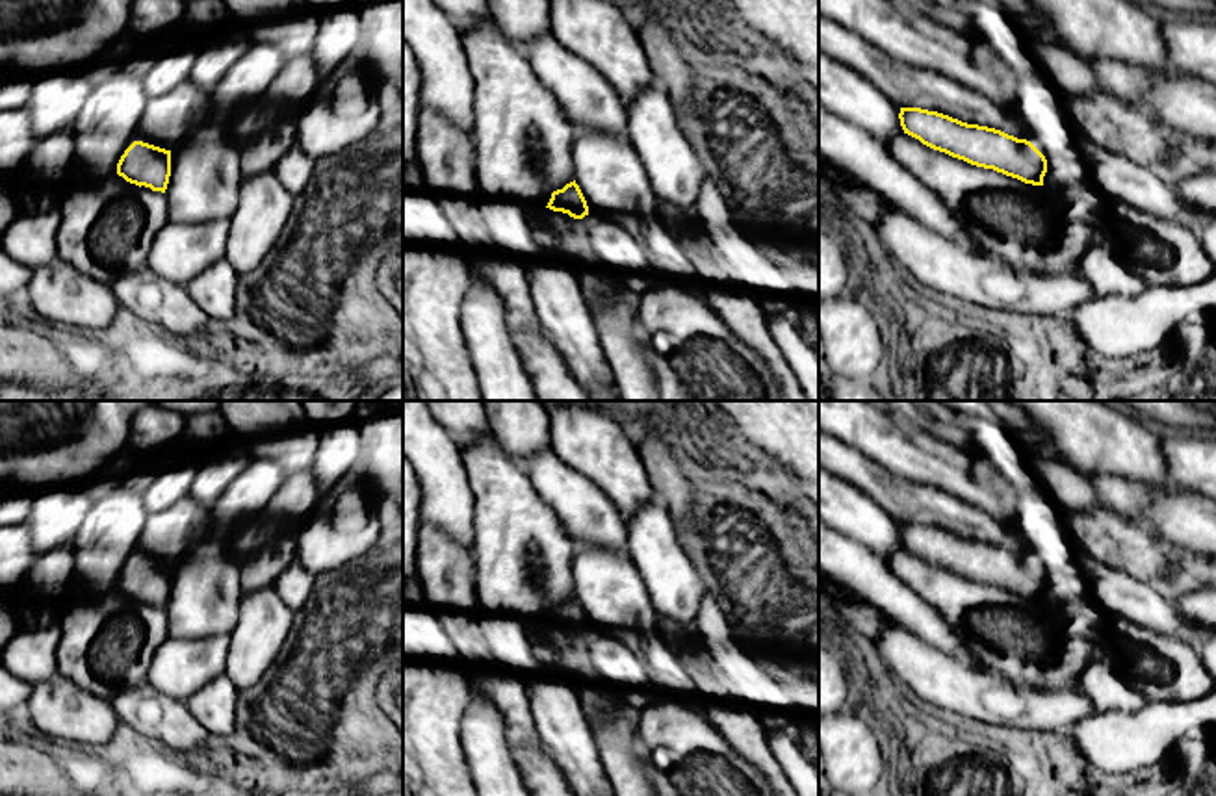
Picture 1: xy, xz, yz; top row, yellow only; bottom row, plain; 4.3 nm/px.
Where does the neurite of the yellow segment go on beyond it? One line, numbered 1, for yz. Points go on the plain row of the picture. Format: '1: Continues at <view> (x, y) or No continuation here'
1: No continuation here

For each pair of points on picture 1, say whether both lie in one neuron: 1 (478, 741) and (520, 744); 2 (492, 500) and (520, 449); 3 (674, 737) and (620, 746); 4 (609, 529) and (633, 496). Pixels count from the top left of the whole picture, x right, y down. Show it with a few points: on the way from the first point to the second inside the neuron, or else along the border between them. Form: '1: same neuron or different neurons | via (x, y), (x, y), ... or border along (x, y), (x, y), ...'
1: different neurons | border along (491, 702), (502, 718), (504, 739), (522, 776)
2: different neurons | border along (487, 433), (522, 462)
3: different neurons | border along (637, 711), (637, 744), (641, 748)
4: different neurons | border along (593, 481), (626, 522)

